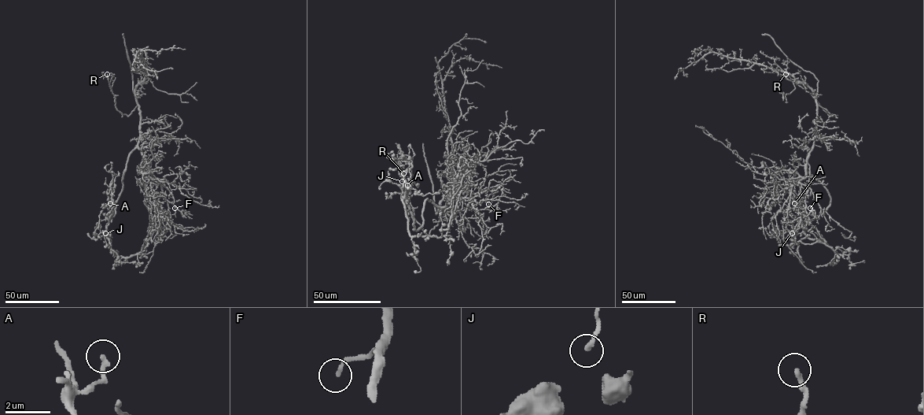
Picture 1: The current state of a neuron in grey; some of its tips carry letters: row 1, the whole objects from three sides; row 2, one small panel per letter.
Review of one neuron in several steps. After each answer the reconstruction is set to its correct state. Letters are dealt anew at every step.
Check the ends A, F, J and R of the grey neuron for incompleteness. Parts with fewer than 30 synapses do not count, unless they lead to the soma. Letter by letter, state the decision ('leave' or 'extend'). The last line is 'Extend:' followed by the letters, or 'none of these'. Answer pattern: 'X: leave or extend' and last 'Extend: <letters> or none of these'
A: leave
F: leave
J: leave
R: extend
Extend: R

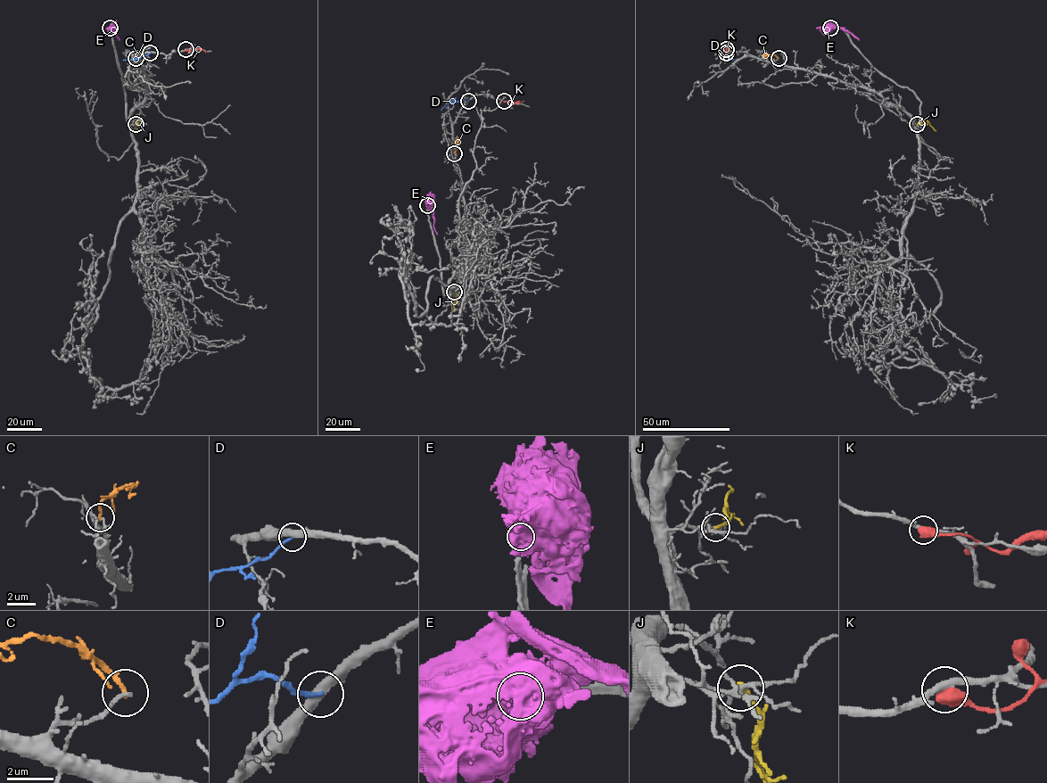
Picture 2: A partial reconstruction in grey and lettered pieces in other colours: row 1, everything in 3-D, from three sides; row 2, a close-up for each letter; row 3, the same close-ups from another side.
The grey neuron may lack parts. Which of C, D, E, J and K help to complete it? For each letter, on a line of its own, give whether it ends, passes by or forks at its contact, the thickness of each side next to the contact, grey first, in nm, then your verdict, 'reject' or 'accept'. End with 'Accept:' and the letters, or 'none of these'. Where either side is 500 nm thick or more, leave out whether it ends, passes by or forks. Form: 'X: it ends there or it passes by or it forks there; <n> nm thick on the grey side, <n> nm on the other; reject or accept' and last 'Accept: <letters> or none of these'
C: it ends there; 120 nm thick on the grey side, 200 nm on the other; reject
D: it ends there; 460 nm thick on the grey side, 180 nm on the other; reject
E: 480 nm thick on the grey side, 1000 nm on the other; reject
J: it ends there; 200 nm thick on the grey side, 240 nm on the other; reject
K: 280 nm thick on the grey side, 650 nm on the other; reject
Accept: none of these

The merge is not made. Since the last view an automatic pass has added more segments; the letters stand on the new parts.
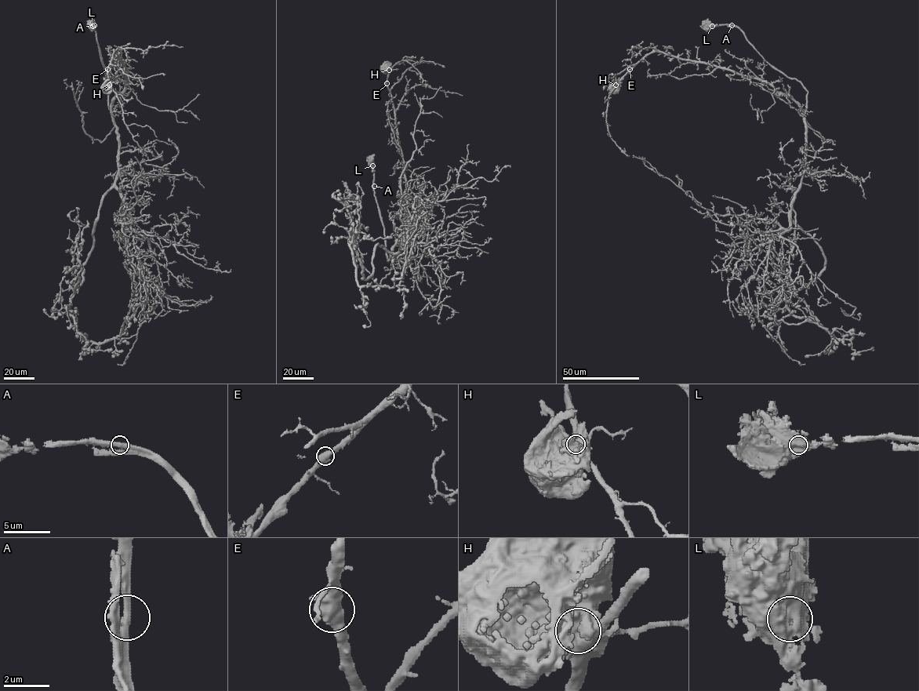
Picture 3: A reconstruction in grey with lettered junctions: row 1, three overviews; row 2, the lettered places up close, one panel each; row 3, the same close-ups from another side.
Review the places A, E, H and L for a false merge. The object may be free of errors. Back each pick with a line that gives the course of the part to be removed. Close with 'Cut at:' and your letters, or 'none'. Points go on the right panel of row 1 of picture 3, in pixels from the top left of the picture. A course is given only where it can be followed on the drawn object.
Cut at: H

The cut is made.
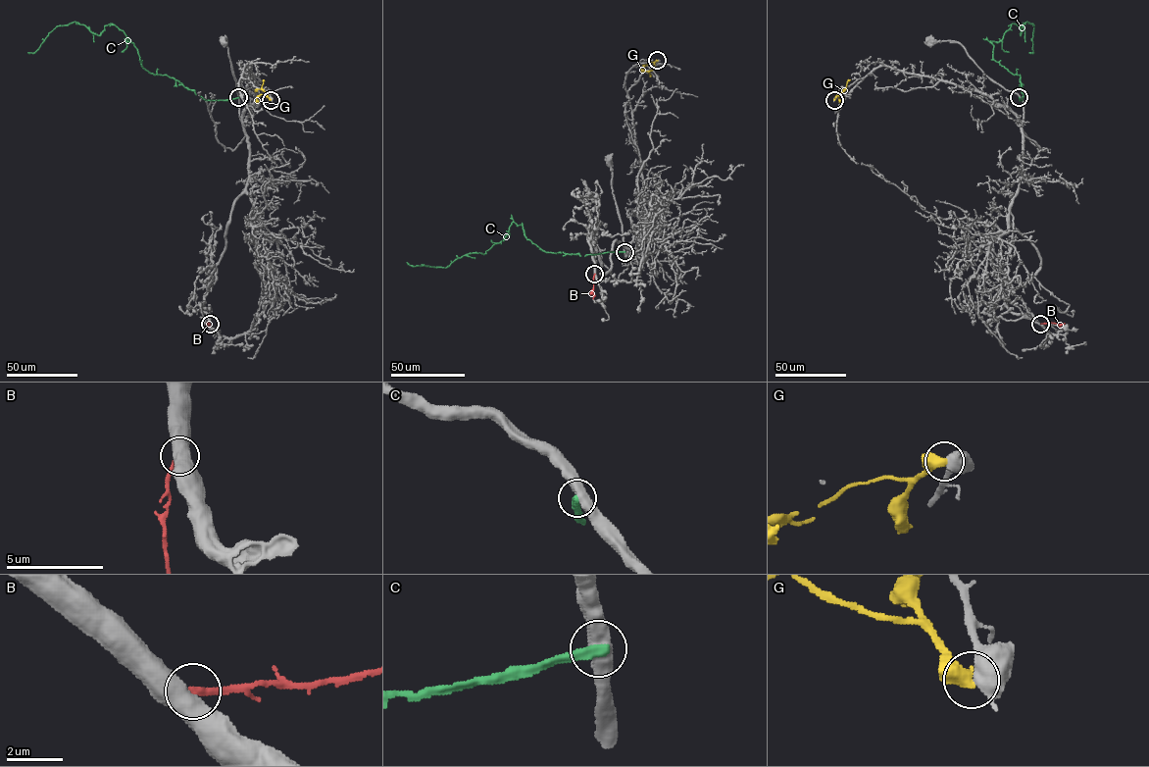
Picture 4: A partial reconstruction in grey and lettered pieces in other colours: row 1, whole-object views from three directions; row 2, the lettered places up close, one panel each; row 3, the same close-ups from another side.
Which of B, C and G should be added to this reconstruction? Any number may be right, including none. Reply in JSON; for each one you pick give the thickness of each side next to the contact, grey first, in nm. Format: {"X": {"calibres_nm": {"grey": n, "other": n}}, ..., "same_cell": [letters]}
{"same_cell": []}

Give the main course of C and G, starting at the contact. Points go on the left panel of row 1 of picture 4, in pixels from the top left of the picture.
C: (238, 97), (206, 100), (173, 77), (150, 73), (113, 24), (99, 35), (76, 22), (58, 25), (27, 52)
G: (271, 100), (262, 88), (263, 79)

